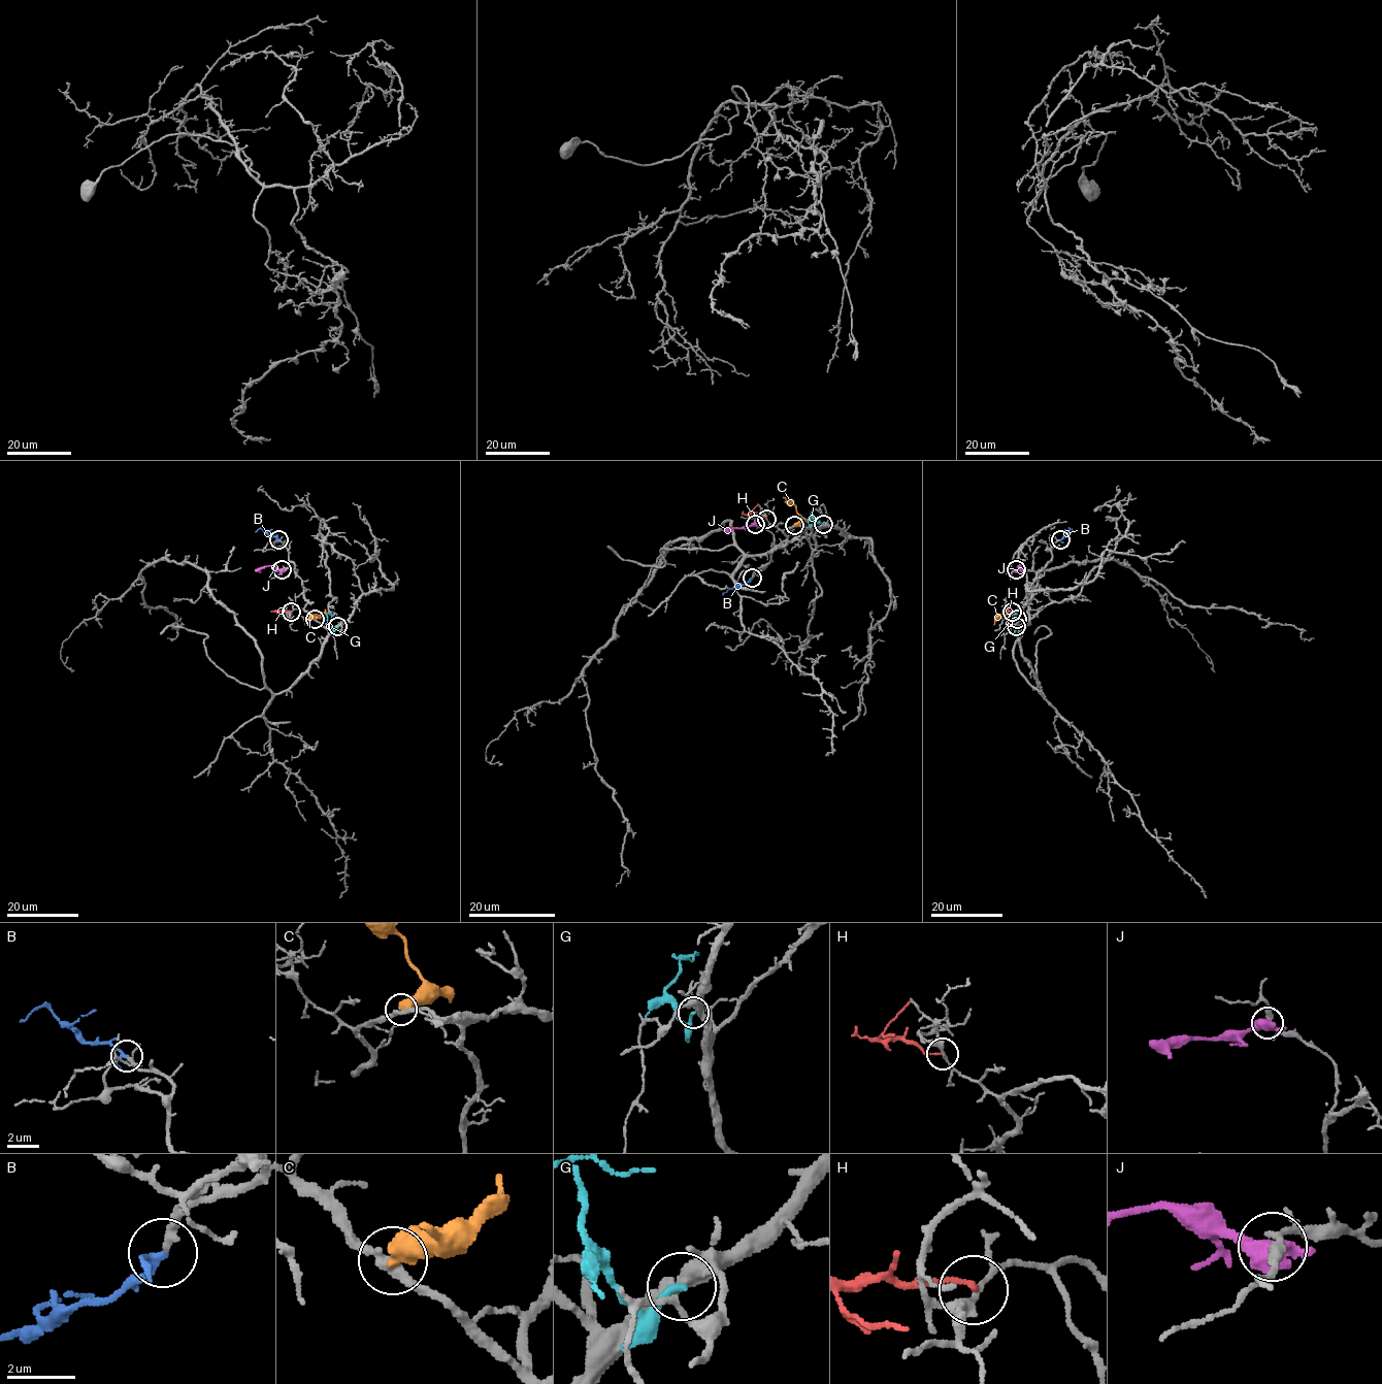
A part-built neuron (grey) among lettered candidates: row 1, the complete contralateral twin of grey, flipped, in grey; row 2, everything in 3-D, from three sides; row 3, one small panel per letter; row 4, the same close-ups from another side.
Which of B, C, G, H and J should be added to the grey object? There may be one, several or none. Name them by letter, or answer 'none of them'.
B

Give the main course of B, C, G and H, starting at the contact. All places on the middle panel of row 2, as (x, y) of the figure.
B: (751, 578), (722, 594)
C: (795, 525), (800, 518), (796, 507), (783, 497)
G: (823, 523), (811, 516), (808, 523), (820, 520)
H: (766, 519), (749, 514), (758, 503)

